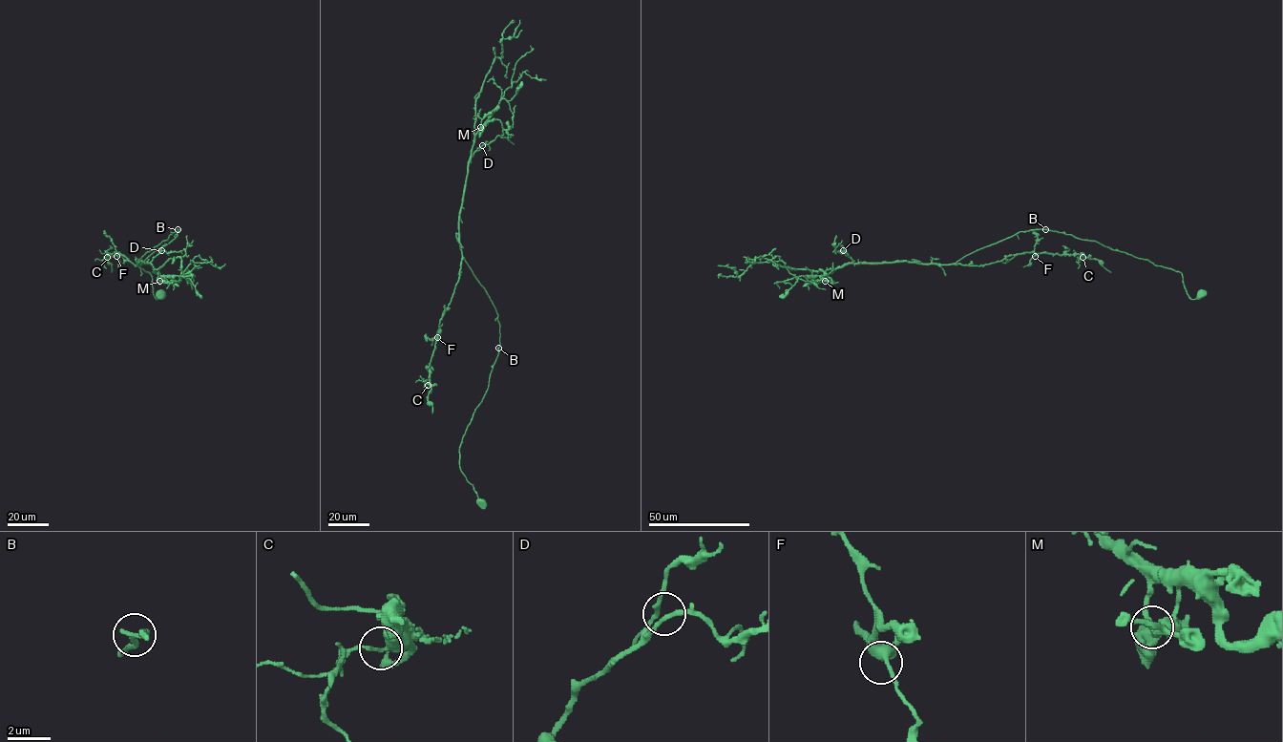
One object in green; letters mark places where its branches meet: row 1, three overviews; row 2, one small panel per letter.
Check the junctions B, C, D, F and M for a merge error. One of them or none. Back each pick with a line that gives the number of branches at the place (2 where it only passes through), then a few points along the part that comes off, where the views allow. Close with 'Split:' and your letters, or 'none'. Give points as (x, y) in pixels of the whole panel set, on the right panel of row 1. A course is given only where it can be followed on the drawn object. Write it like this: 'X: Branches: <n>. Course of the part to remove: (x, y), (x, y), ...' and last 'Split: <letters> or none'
Split: none

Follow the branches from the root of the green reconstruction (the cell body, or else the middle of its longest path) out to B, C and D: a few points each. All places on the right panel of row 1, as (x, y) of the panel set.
B: (1201, 293), (1190, 298), (1180, 272), (1113, 250), (1095, 241), (1045, 229)
C: (1201, 293), (1190, 298), (1180, 272), (1045, 229), (1020, 231), (956, 263), (982, 265), (1030, 252), (1083, 257)
D: (1201, 293), (1190, 298), (1180, 272), (1095, 241), (1045, 229), (1020, 231), (950, 264), (853, 263), (843, 250)

